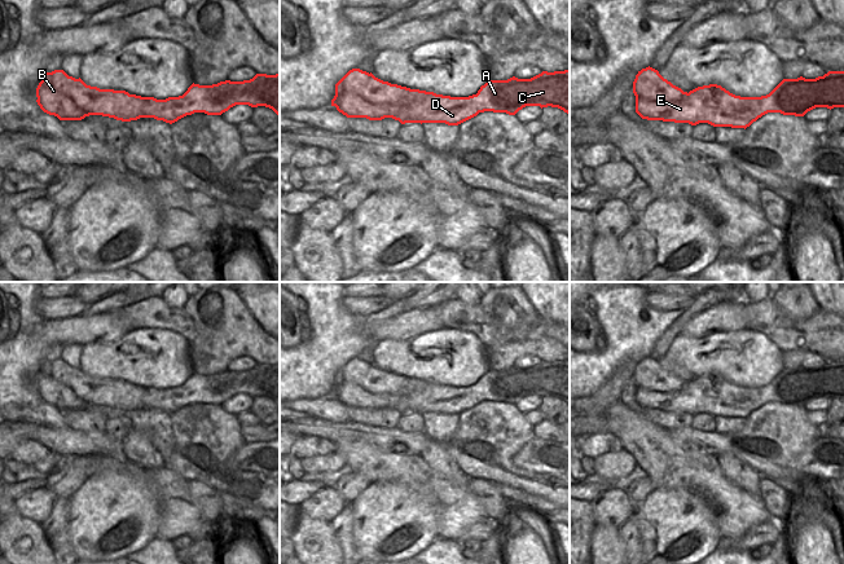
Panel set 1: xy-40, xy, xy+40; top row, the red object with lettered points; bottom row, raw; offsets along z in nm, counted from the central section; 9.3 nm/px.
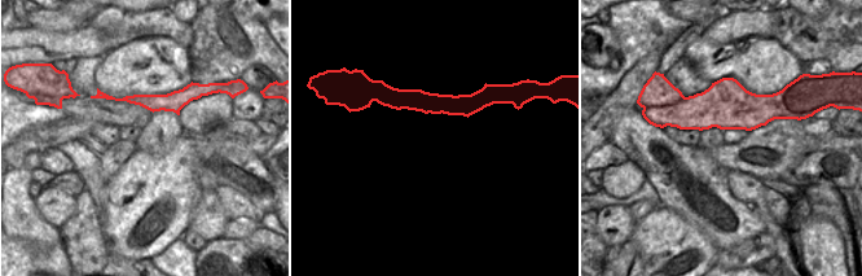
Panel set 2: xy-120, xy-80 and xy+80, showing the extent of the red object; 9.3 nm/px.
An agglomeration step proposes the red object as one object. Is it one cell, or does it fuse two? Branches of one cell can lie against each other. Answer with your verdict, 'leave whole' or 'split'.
split

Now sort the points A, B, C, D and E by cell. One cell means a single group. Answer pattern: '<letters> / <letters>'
A C D E / B

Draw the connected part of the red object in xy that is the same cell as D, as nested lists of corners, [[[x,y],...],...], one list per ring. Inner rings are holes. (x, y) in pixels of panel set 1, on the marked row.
[[[570,70],[541,74],[531,79],[488,80],[480,87],[475,97],[450,97],[408,88],[408,96],[403,102],[392,105],[374,105],[357,94],[352,94],[357,107],[347,114],[347,118],[366,118],[382,120],[392,118],[405,123],[445,123],[458,125],[479,113],[493,111],[515,115],[526,106],[558,107],[570,115]],[[428,101],[445,105],[453,102],[478,102],[466,111],[432,107]]]

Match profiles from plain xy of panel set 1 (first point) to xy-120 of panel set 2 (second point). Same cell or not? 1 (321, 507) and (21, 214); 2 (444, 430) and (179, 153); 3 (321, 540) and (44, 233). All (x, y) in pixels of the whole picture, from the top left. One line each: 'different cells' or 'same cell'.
1: different cells
2: different cells
3: same cell

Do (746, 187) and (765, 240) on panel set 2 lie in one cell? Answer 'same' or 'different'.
different

